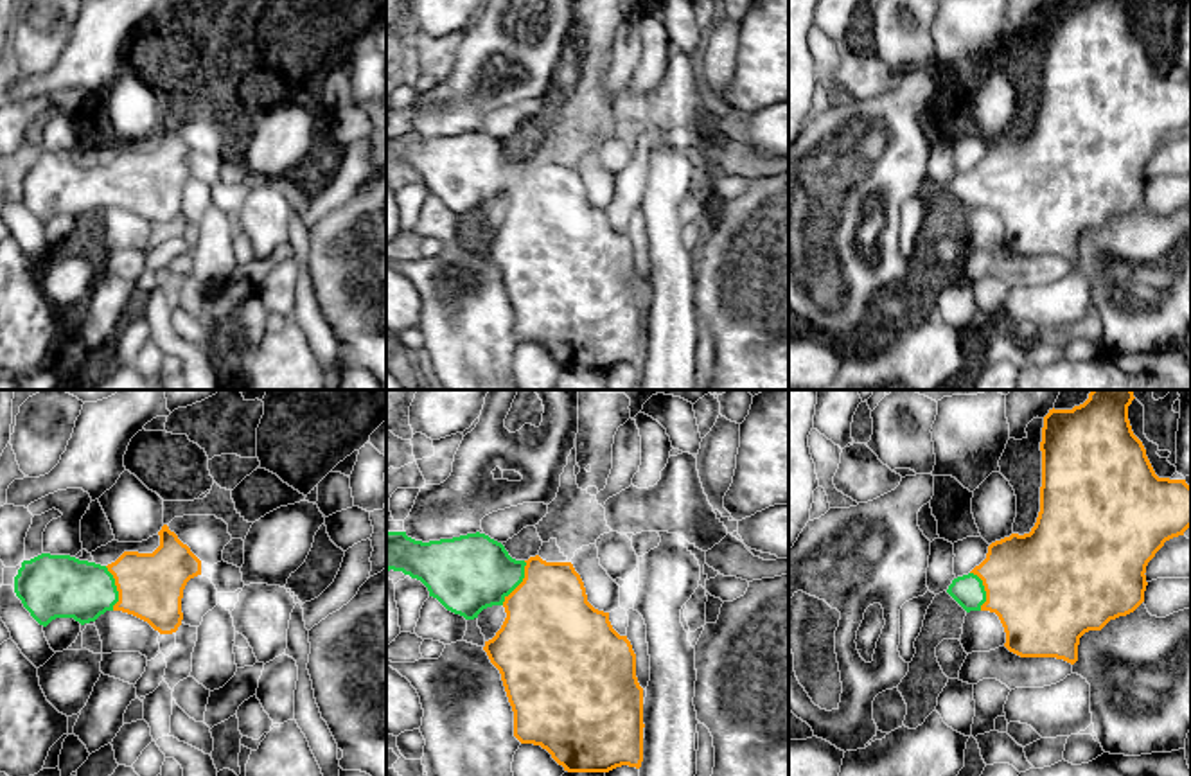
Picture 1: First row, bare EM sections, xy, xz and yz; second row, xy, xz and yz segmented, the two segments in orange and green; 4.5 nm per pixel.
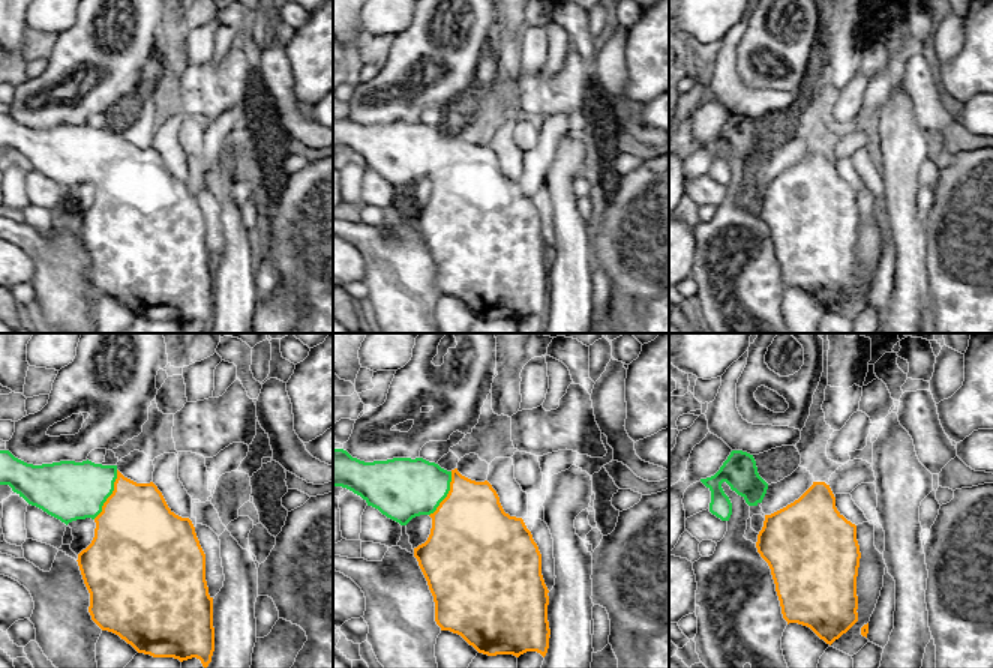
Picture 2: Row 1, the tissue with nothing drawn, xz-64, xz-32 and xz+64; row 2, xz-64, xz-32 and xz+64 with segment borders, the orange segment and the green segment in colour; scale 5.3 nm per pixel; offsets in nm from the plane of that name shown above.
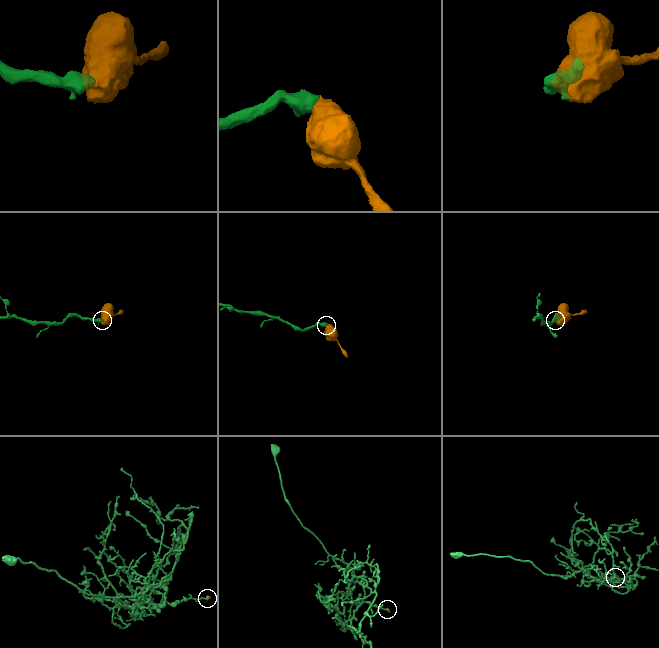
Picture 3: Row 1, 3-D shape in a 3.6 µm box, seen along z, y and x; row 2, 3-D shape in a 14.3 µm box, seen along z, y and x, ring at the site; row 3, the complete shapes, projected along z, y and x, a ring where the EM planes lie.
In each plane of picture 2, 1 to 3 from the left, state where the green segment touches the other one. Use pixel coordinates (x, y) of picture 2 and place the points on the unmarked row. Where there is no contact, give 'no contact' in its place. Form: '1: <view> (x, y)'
1: xz-64 (111, 158)
2: xz-32 (447, 158)
3: no contact

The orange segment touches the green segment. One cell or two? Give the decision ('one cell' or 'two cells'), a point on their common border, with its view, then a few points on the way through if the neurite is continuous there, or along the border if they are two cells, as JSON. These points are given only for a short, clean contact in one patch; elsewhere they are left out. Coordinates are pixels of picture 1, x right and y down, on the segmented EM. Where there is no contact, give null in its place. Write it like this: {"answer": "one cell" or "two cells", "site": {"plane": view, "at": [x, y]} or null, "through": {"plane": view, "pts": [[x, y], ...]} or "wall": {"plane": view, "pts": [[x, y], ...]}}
{"answer": "one cell", "site": {"plane": "xz", "at": [521, 582]}, "through": {"plane": "xz", "pts": [[550, 629], [543, 604], [521, 582], [467, 573]]}}

